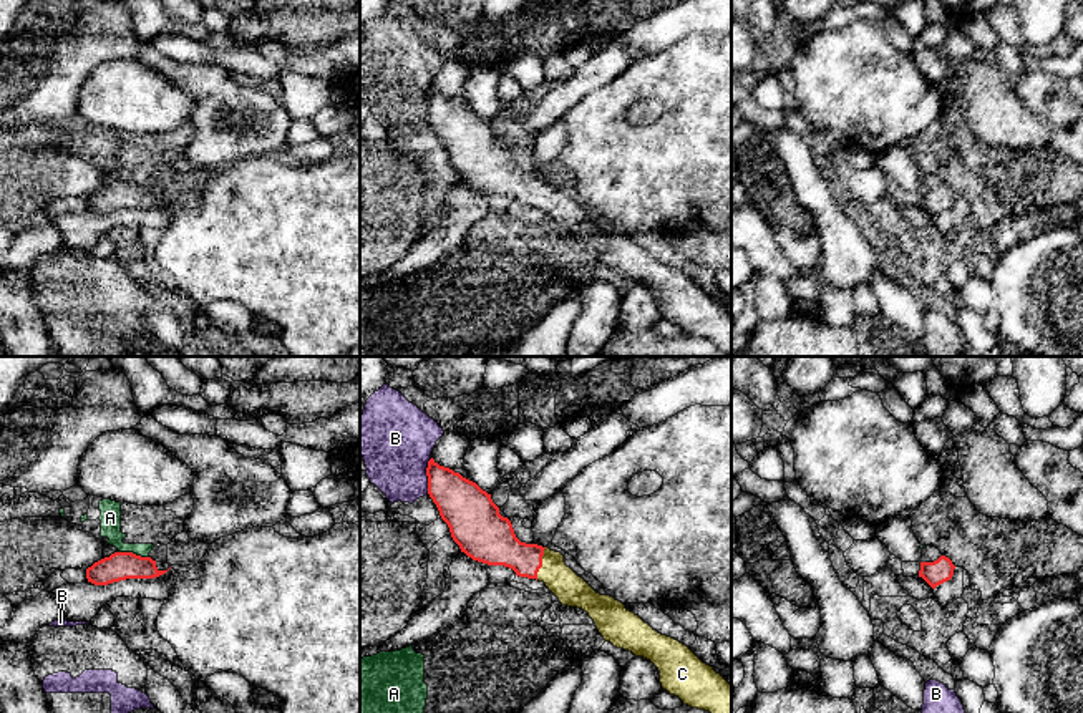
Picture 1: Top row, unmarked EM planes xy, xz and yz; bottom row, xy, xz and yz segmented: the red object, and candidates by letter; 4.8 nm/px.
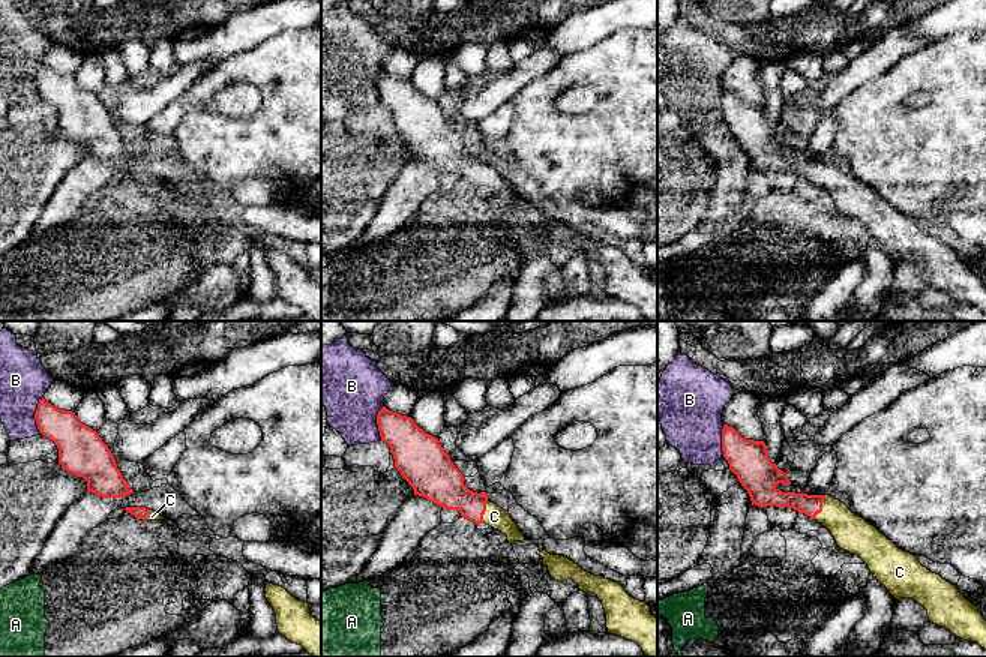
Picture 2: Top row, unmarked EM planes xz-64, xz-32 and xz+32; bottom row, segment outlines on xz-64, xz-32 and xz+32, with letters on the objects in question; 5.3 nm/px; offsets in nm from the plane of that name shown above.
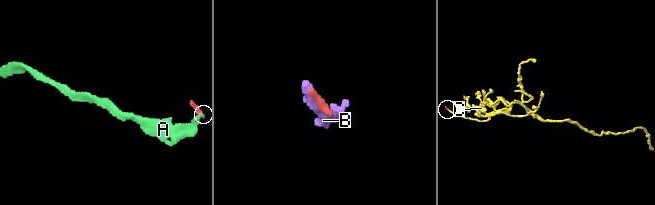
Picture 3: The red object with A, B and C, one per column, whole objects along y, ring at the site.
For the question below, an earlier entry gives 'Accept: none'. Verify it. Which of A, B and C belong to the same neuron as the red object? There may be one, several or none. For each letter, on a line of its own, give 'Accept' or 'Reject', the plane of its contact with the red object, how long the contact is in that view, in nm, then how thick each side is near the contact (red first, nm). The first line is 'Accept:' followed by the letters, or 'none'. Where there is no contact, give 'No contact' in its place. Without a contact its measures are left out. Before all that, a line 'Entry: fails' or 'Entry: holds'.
Entry: fails
Accept: C
A: Reject. Touches red in xy. Shared border 150 nm. Thickness 140 nm (red) against 100 nm
B: Reject. Touches red in xz. Shared border 180 nm. Thickness 240 nm (red) against 360 nm
C: Accept. Touches red in xz. Shared border 170 nm. Thickness 220 nm (red) against 160 nm

